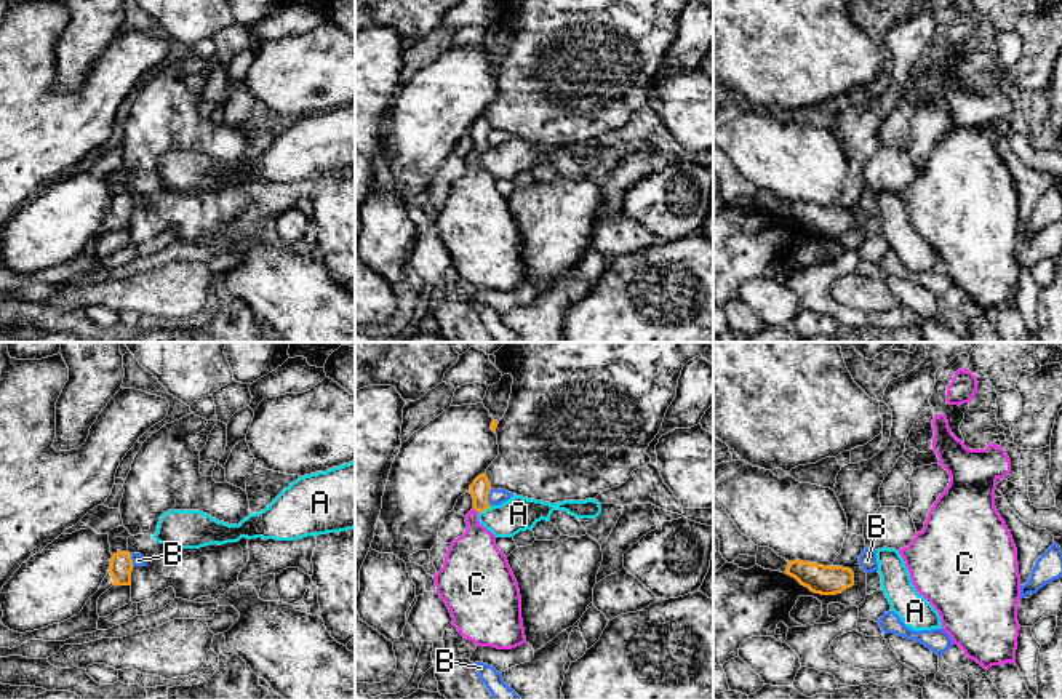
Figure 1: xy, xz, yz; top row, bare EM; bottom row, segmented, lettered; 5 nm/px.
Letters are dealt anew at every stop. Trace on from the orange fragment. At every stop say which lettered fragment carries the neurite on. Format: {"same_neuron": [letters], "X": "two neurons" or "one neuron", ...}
{"same_neuron": ["C"], "A": "two neurons", "B": "two neurons", "C": "one neuron"}

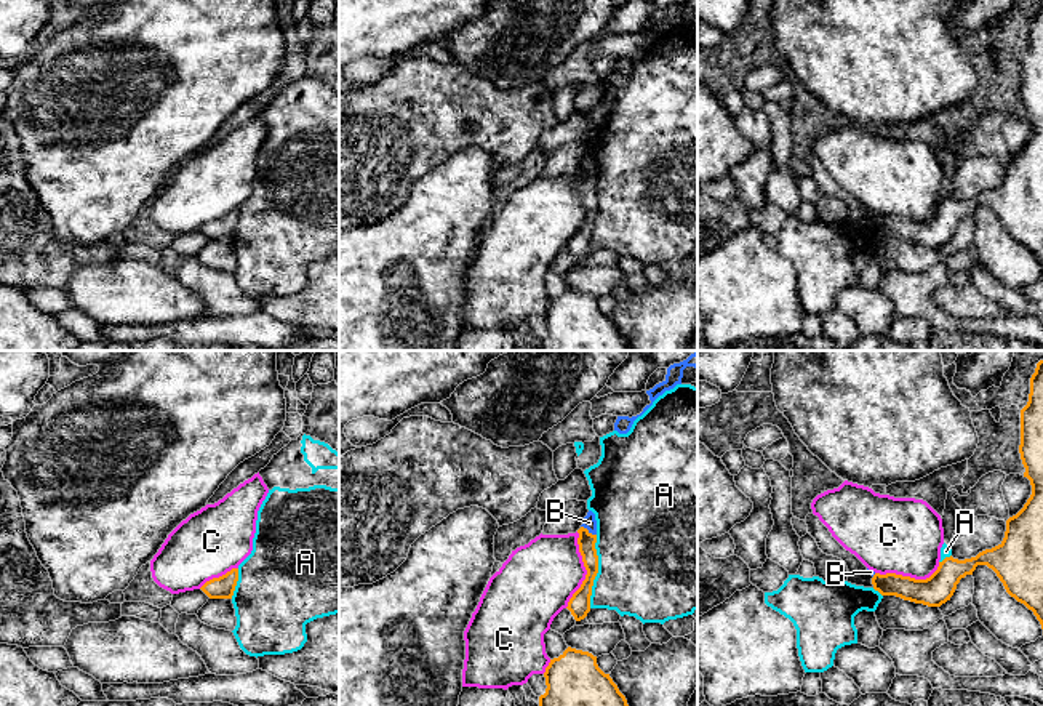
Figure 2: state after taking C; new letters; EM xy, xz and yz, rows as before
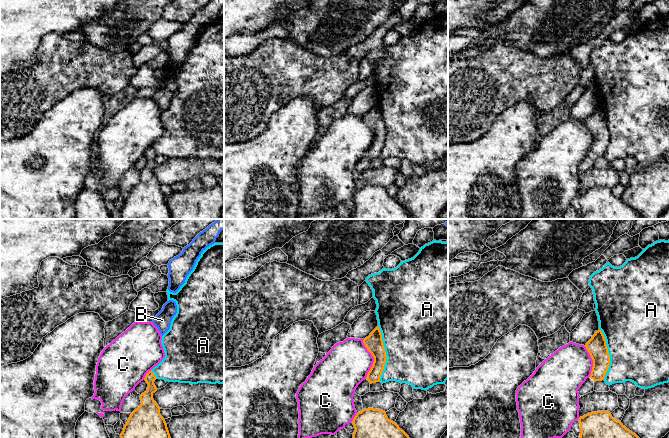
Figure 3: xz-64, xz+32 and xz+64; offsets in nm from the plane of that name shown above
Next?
{"same_neuron": ["B"], "A": "two neurons", "B": "one neuron", "C": "two neurons"}

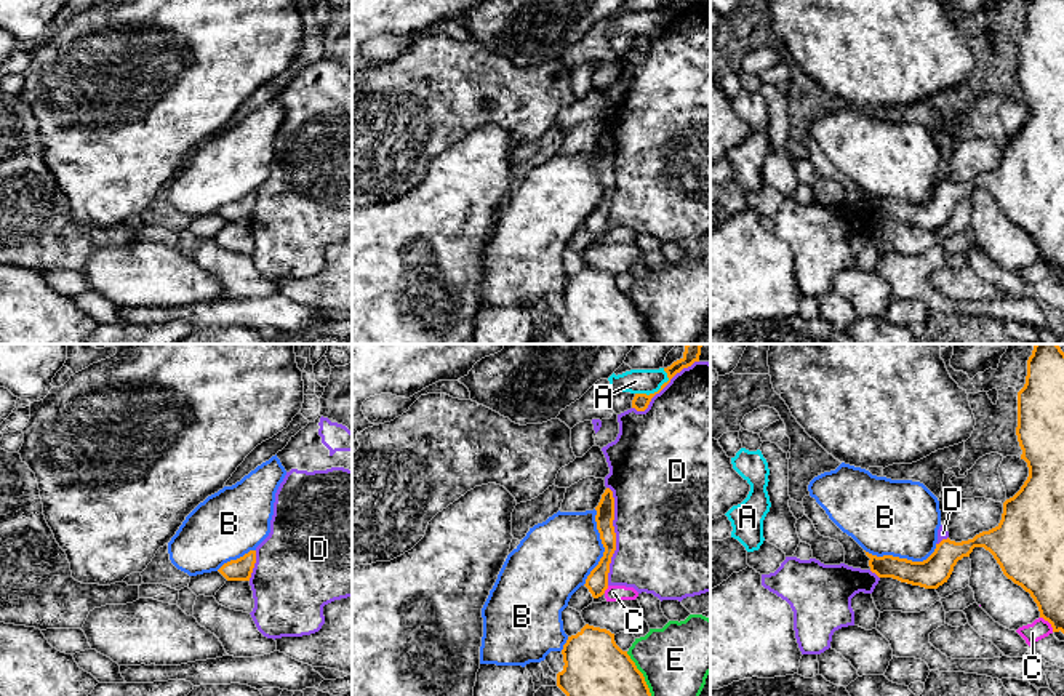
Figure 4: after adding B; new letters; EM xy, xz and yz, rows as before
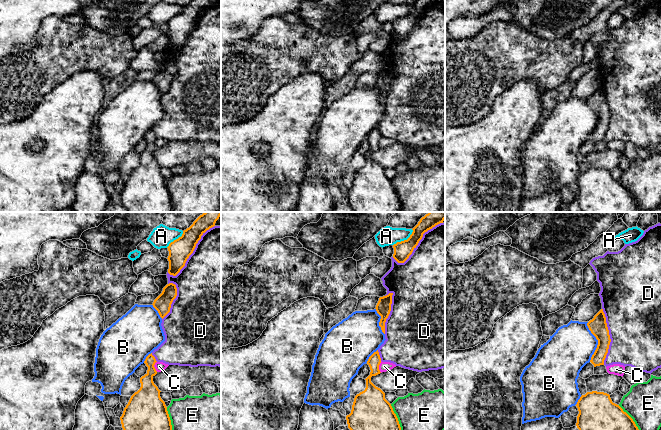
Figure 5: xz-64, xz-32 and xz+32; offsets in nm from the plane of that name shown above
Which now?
{"same_neuron": [], "A": "two neurons", "B": "two neurons", "C": "two neurons", "D": "two neurons", "E": "two neurons"}

